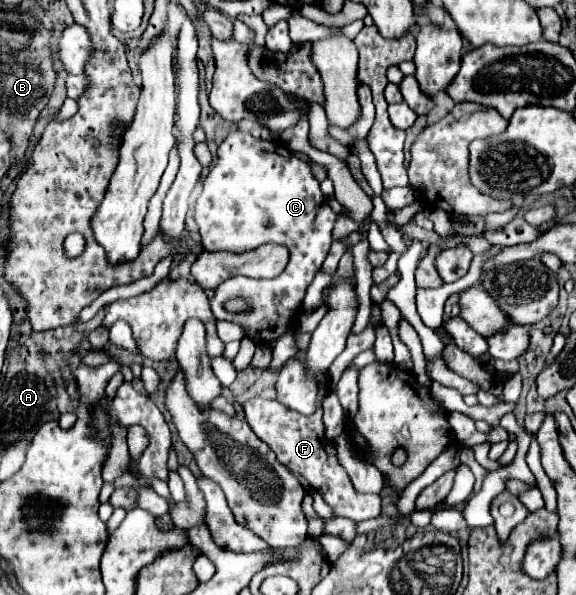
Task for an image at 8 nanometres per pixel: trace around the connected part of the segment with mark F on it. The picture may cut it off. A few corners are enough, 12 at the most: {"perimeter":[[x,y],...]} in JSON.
{"perimeter":[[243,404],[253,432],[337,516],[379,516],[377,494],[353,488],[325,438],[321,406]]}

